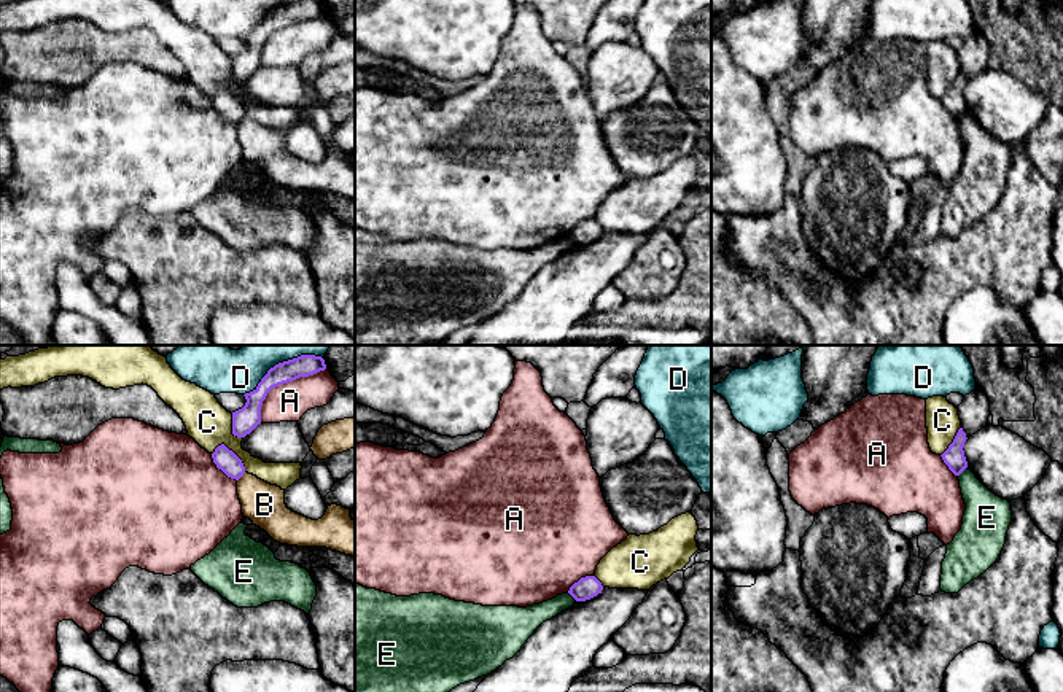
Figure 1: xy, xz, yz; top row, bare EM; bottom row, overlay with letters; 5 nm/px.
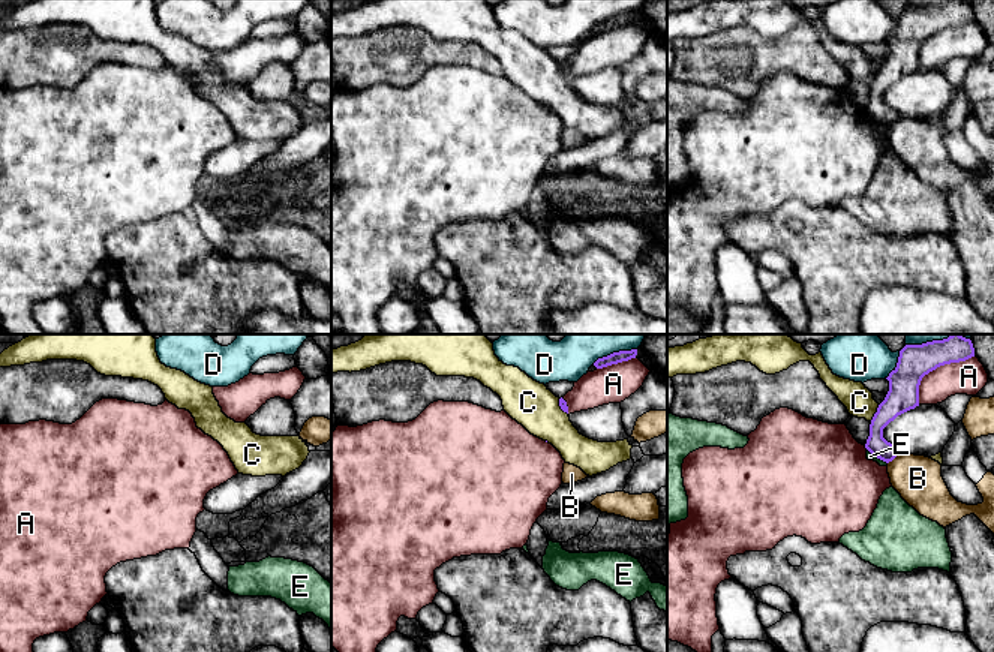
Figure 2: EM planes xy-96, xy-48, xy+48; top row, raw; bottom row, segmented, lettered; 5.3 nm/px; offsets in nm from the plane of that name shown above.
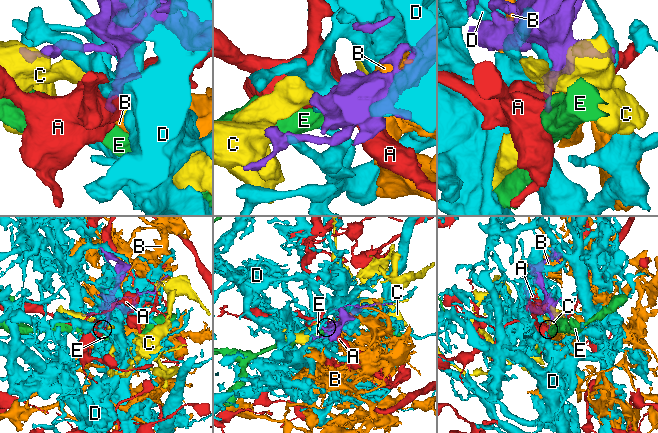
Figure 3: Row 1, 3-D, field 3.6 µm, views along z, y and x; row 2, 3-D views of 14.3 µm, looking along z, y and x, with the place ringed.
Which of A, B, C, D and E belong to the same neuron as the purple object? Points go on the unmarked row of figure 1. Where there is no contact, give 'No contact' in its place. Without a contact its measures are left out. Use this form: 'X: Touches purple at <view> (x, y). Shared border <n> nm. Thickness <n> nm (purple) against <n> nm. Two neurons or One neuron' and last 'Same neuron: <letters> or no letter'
A: Touches purple at xy (282, 27). Shared border 440 nm. Thickness 120 nm (purple) against 190 nm. Two neurons
B: Touches purple at xy (241, 120). Shared border 60 nm. Thickness 110 nm (purple) against 200 nm. Two neurons
C: Touches purple at xy (233, 96). Shared border 200 nm. Thickness 110 nm (purple) against 220 nm. Two neurons
D: Touches purple at xy (269, 13). Shared border 340 nm. Thickness 110 nm (purple) against 190 nm. Two neurons
E: Touches purple at xz (572, 239). Shared border 70 nm. Thickness 120 nm (purple) against 120 nm. Two neurons
Same neuron: no letter

